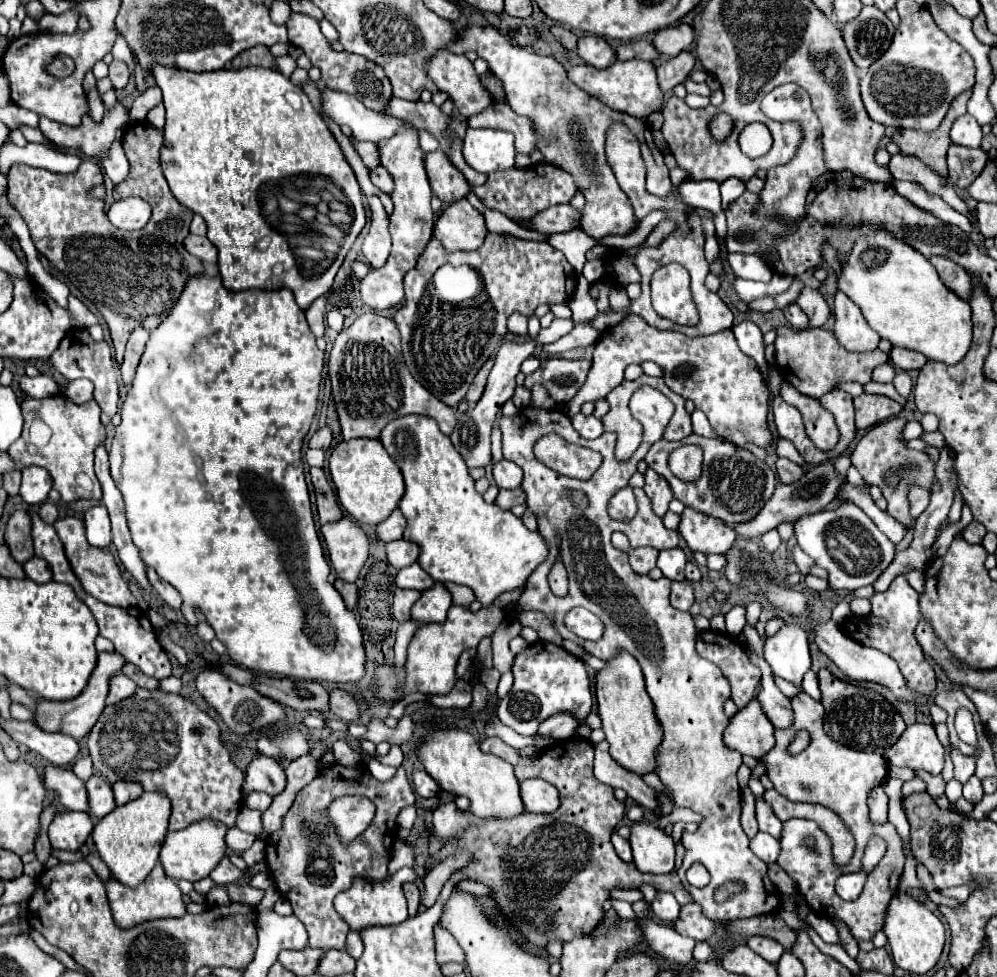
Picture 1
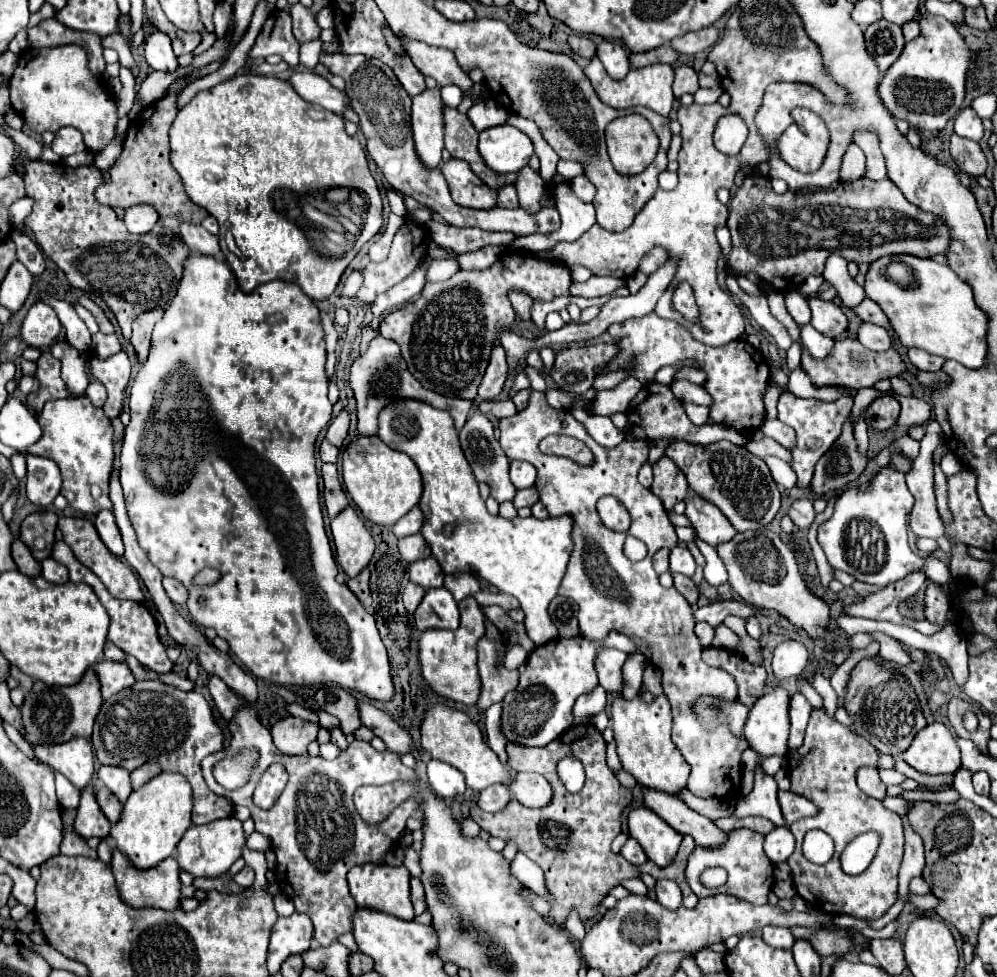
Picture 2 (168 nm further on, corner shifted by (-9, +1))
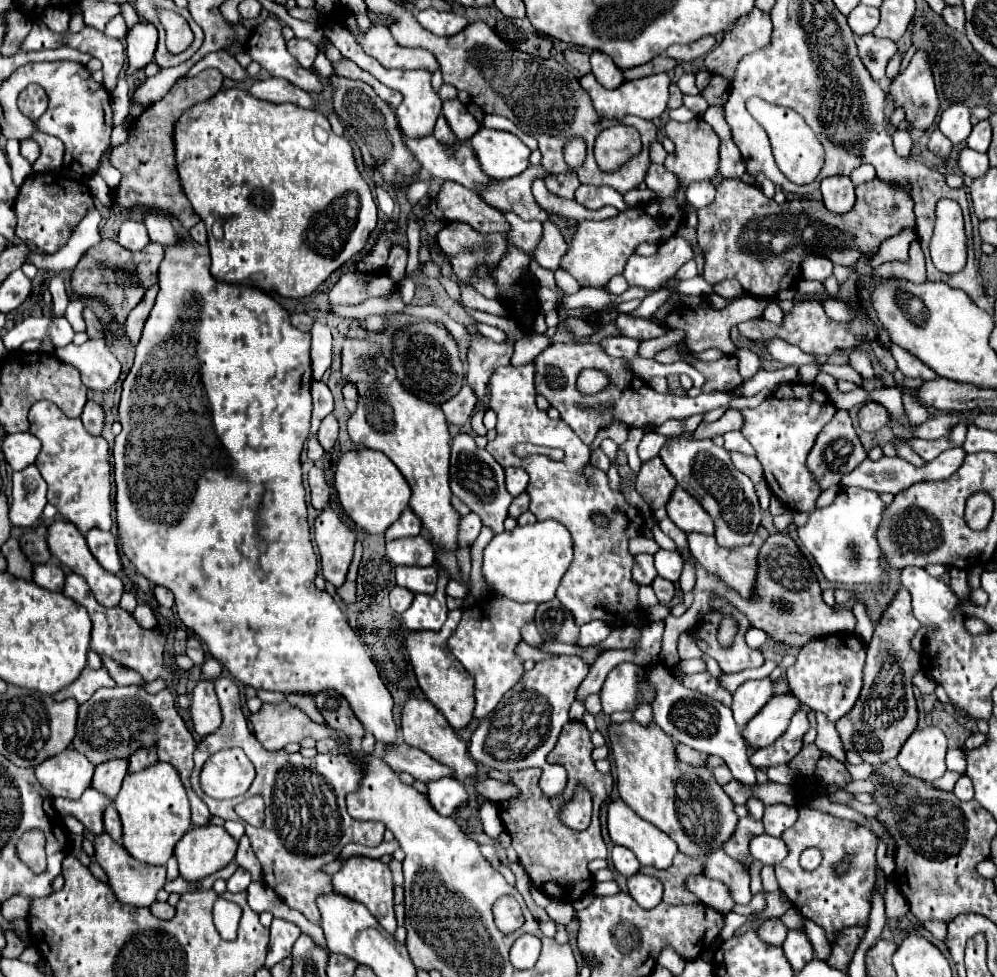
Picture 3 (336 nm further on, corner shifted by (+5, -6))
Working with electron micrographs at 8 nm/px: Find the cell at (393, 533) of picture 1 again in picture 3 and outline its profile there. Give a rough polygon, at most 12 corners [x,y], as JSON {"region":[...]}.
{"region":[[408,507],[388,527],[386,539],[418,535],[422,521]]}

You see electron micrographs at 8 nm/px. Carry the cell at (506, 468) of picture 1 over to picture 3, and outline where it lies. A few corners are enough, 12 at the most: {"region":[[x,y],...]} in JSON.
{"region":[[506,469],[506,487],[518,497],[528,487],[524,469]]}

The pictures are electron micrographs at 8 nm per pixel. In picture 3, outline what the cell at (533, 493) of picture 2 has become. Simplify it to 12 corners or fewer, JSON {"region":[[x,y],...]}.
{"region":[[528,493],[514,497],[510,517],[518,519],[528,511]]}

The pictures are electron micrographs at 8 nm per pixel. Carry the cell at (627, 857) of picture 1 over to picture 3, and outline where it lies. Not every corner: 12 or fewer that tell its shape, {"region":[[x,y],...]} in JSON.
{"region":[[626,847],[612,849],[612,863],[624,877],[640,869],[636,855]]}

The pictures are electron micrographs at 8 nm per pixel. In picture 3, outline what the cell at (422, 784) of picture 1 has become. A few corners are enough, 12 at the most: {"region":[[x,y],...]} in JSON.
{"region":[[460,781],[428,783],[428,799],[440,815],[452,817],[468,805]]}

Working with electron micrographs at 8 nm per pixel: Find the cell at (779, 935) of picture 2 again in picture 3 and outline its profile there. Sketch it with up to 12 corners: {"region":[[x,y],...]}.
{"region":[[768,919],[758,935],[770,945],[782,945],[788,929],[780,919]]}

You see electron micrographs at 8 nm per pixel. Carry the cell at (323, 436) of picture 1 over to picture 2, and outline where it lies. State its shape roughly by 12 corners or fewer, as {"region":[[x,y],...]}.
{"region":[[342,412],[326,430],[326,440],[340,448],[348,434],[348,412]]}

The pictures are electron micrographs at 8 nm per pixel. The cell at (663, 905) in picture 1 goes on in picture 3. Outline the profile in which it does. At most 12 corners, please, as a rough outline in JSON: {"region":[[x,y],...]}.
{"region":[[636,873],[628,877],[628,893],[642,907],[662,901],[662,883]]}

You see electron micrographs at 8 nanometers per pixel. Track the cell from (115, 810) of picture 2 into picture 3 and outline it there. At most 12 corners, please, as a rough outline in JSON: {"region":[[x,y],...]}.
{"region":[[112,805],[104,813],[104,829],[114,841],[122,837],[122,823]]}

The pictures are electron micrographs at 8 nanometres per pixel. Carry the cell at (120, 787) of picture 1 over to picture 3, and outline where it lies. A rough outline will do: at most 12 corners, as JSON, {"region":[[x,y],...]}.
{"region":[[138,749],[130,757],[130,773],[158,761],[154,749]]}

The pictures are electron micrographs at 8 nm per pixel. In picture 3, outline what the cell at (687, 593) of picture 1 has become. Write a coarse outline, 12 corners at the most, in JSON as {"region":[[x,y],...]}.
{"region":[[662,577],[652,581],[658,601],[670,607],[674,583]]}

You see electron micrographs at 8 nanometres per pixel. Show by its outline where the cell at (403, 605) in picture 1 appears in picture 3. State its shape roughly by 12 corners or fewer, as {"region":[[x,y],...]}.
{"region":[[398,585],[390,591],[390,605],[396,613],[410,607],[414,593]]}

